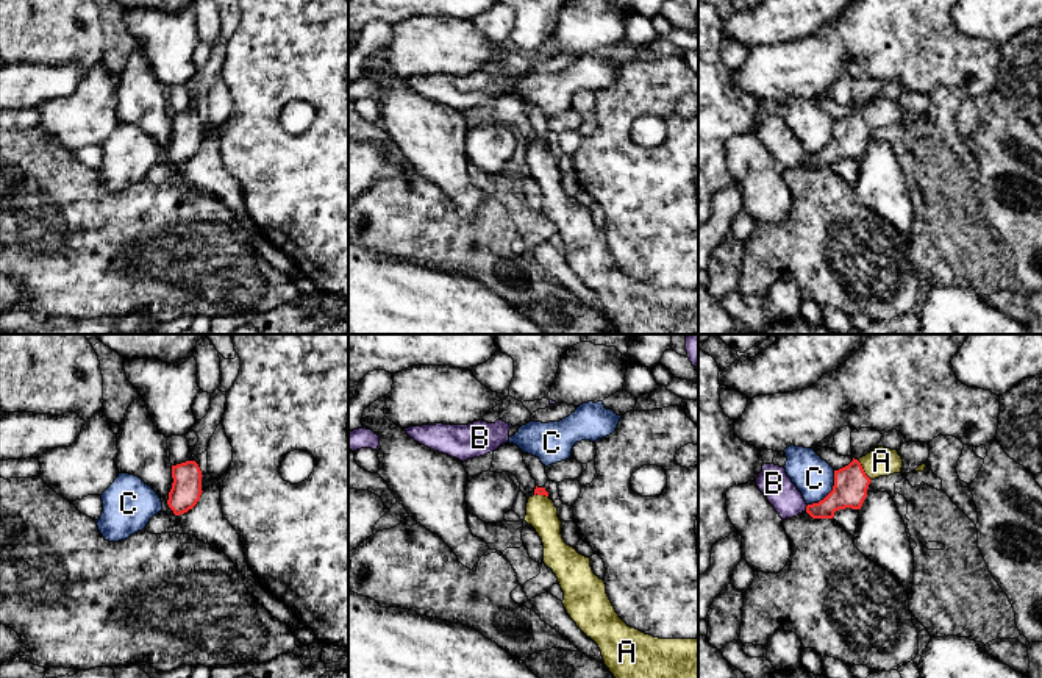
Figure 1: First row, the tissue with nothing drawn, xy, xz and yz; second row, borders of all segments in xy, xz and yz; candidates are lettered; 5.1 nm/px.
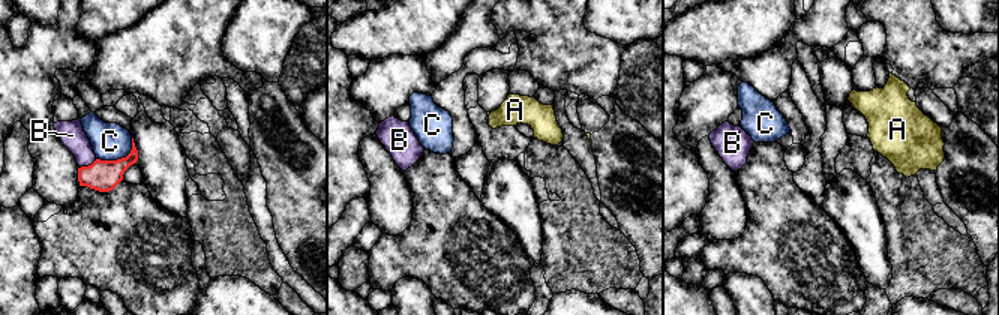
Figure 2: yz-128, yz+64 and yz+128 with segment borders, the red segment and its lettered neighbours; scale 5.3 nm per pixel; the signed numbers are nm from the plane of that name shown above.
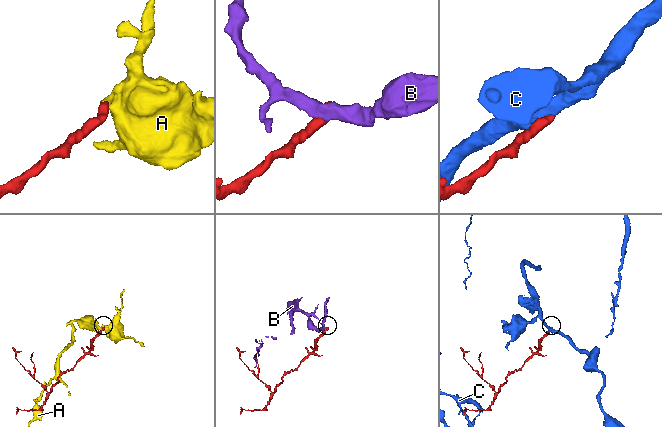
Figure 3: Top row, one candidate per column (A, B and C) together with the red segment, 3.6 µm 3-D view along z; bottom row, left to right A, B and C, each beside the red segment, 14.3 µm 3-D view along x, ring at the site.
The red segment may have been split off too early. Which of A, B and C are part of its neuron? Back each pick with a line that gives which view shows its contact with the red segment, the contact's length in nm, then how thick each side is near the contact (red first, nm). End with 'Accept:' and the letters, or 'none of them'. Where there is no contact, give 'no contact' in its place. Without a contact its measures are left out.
A: contact in yz; length 130 nm; calibres 180 and 150 nm
Accept: A

